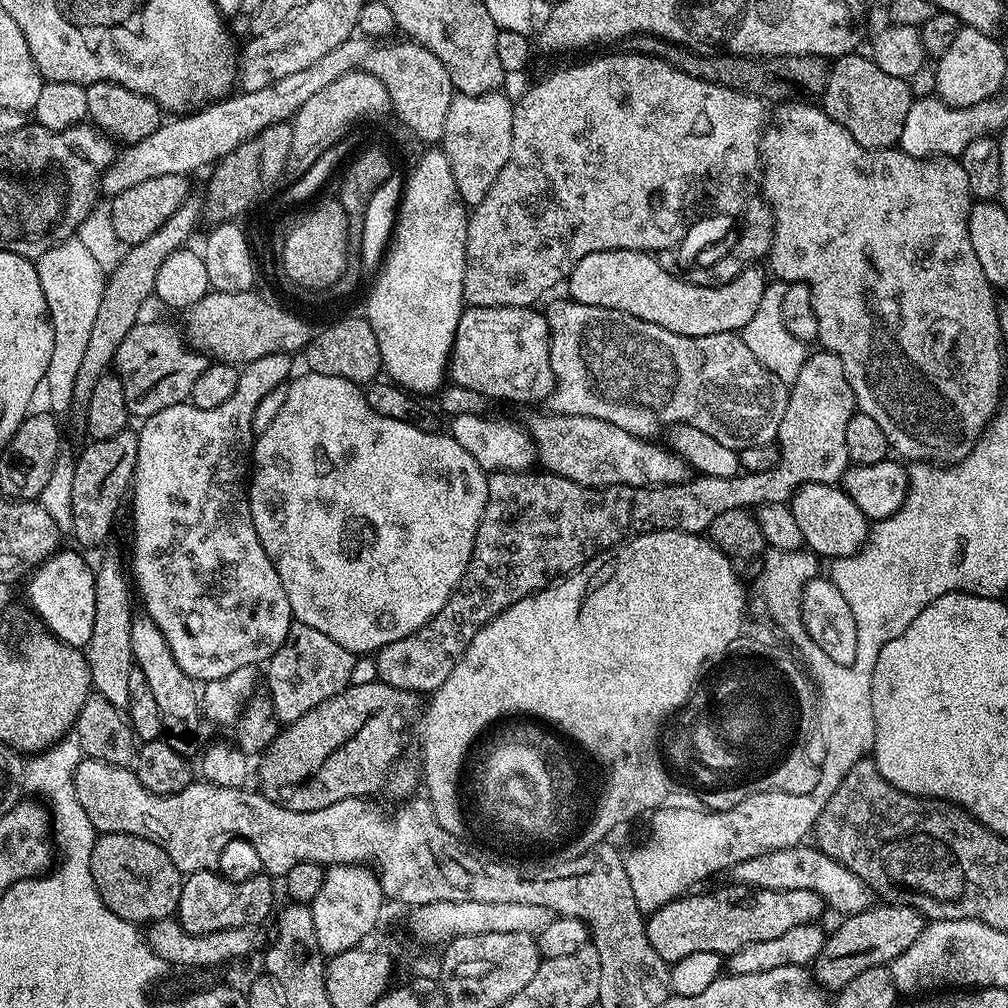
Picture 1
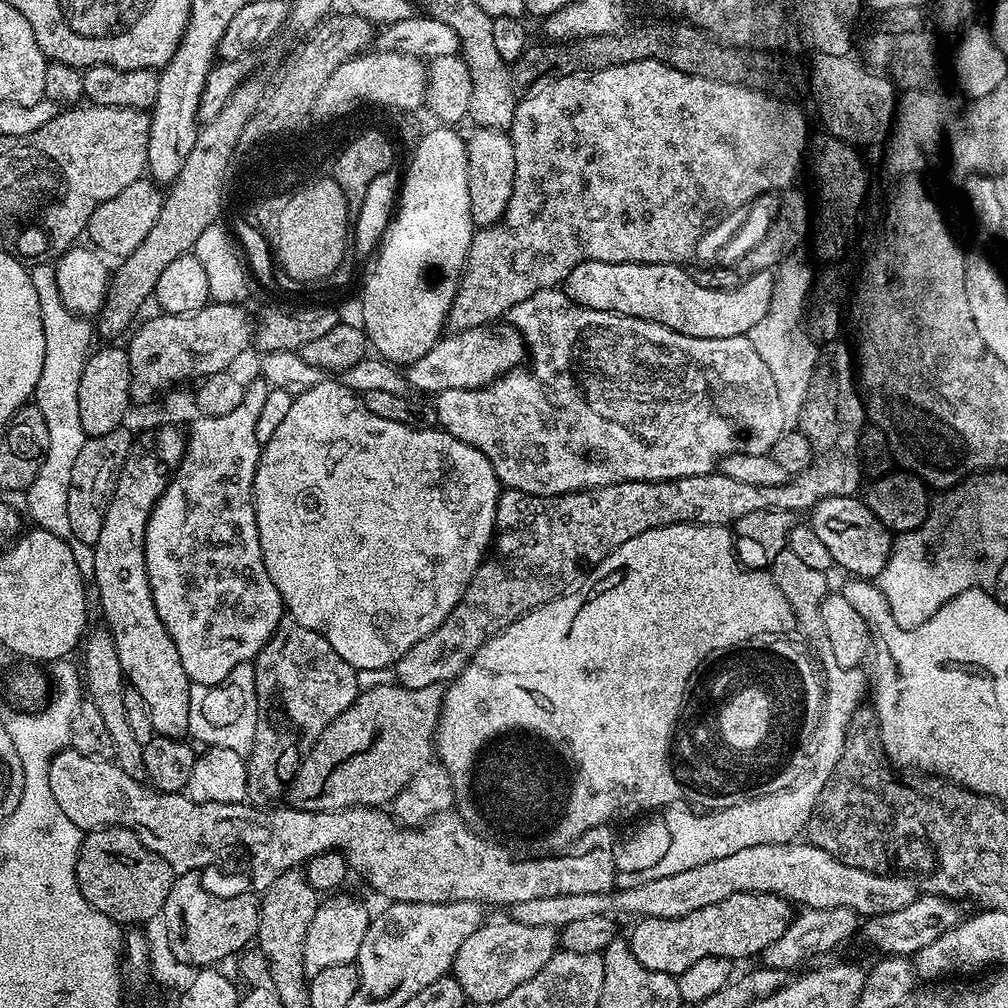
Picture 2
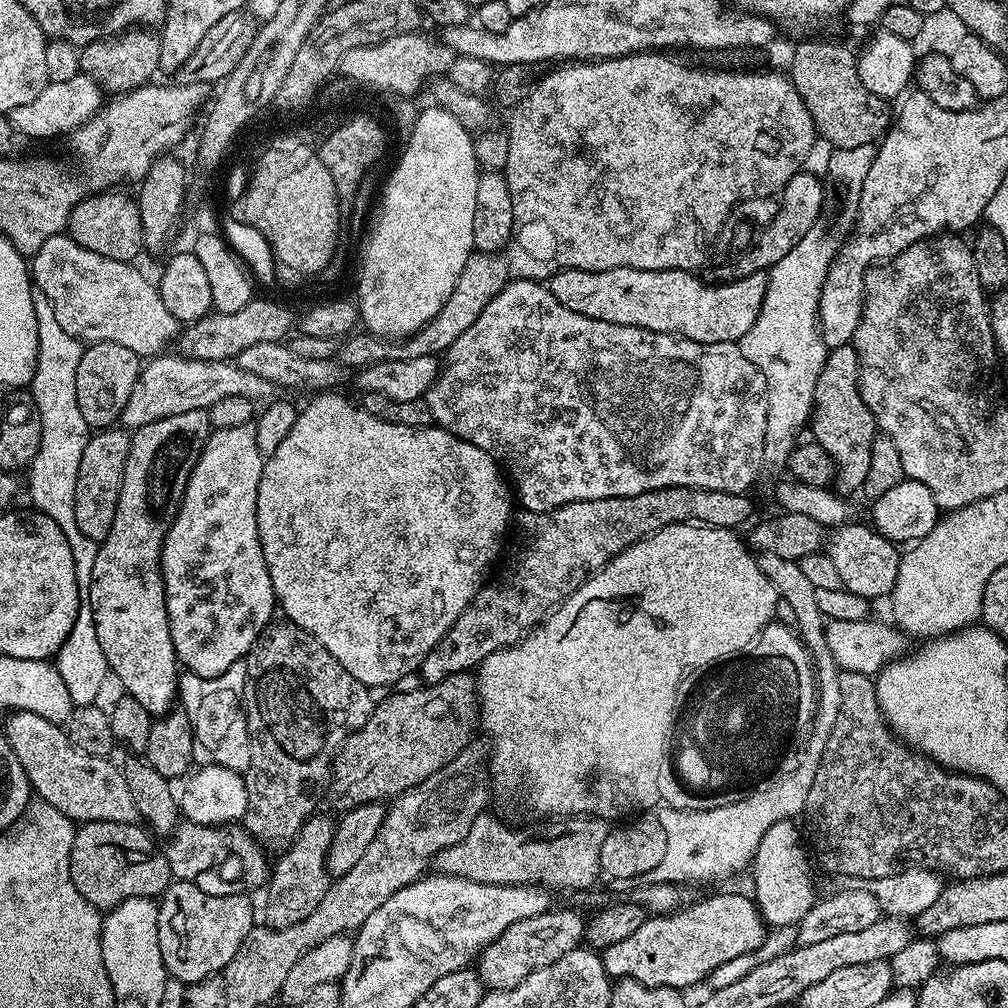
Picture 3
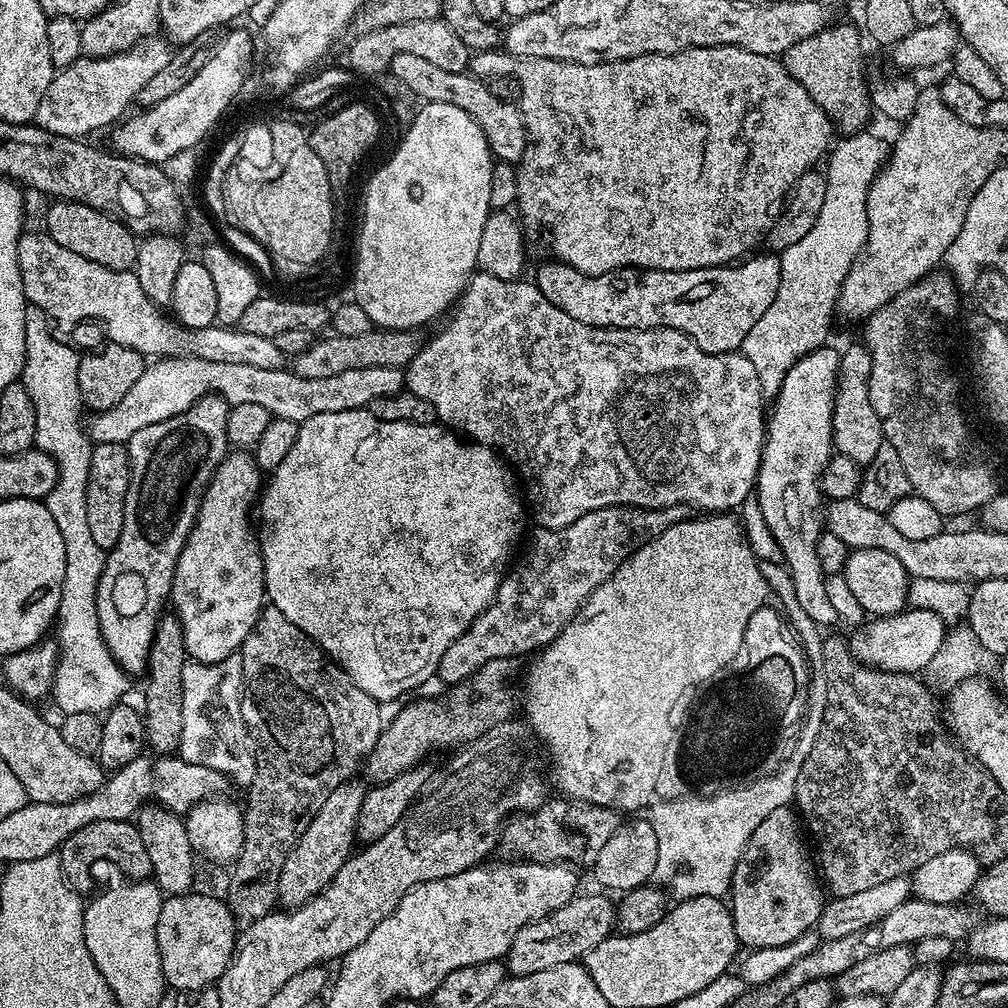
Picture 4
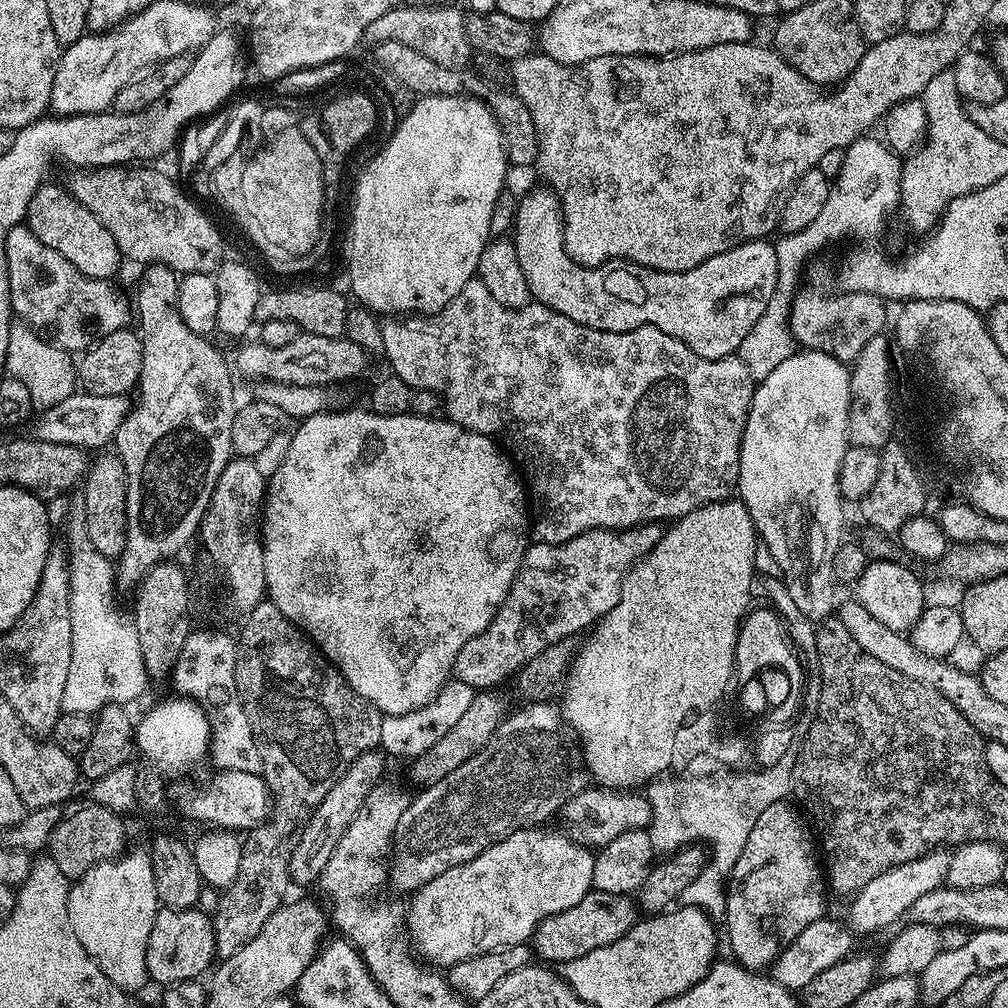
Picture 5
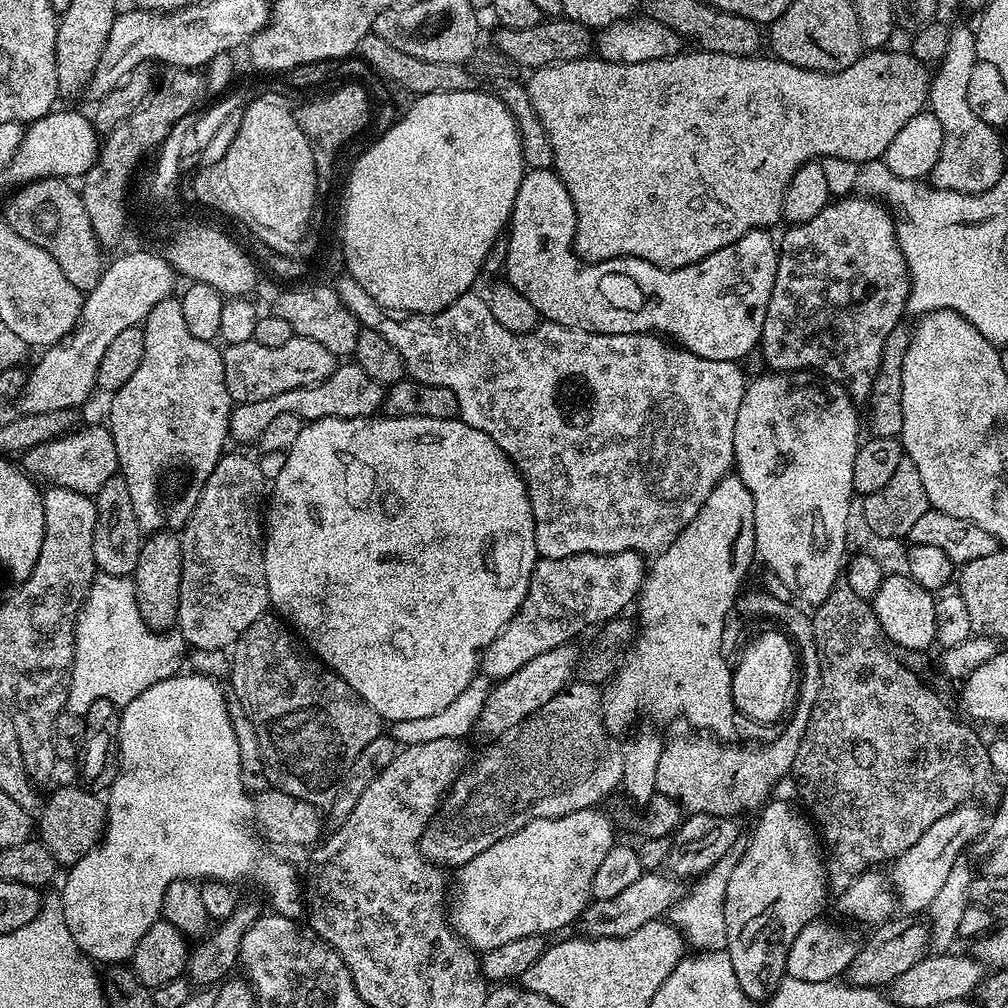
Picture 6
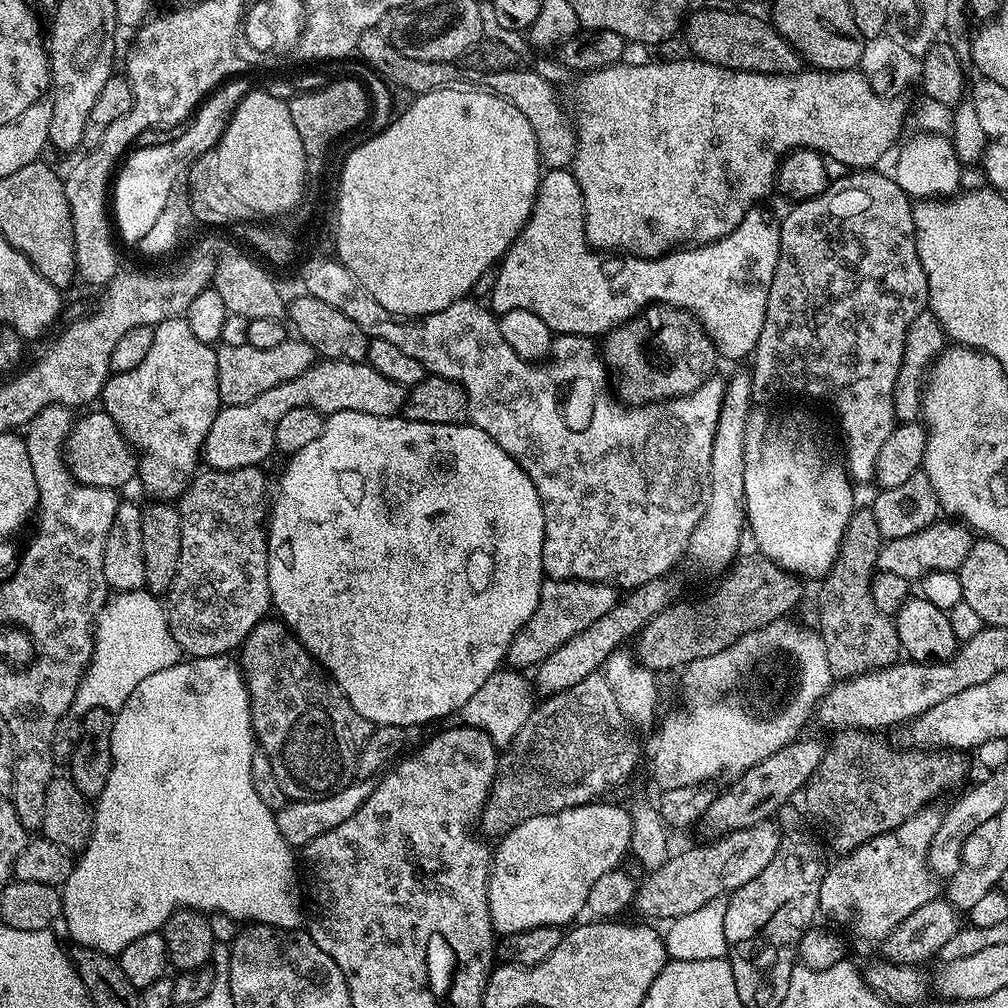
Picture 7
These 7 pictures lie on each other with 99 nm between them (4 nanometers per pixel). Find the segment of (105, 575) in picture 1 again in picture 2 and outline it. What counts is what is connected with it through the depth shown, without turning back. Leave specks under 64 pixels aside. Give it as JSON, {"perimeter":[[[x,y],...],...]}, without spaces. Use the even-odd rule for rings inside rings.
{"perimeter":[[[100,626],[97,632],[89,631],[87,633],[82,652],[83,648],[82,679],[86,685],[86,696],[94,706],[98,706],[102,719],[106,722],[106,730],[110,730],[110,738],[114,741],[114,762],[122,770],[126,770],[126,774],[130,774],[130,778],[141,782],[147,781],[144,744],[138,742],[138,738],[134,738],[126,719],[126,702],[124,701],[126,681],[122,662],[118,660],[118,646],[114,646],[114,638],[109,634],[107,627]]]}

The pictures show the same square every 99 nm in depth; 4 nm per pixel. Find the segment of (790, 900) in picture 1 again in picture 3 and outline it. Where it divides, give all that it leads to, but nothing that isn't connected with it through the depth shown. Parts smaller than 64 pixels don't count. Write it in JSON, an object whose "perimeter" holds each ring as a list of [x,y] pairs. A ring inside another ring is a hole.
{"perimeter":[[[724,892],[721,896],[708,896],[705,900],[697,899],[695,902],[683,907],[670,916],[649,915],[622,942],[603,949],[604,968],[612,978],[627,978],[642,982],[648,988],[678,988],[689,990],[695,984],[703,985],[708,975],[722,962],[730,962],[730,958],[738,958],[741,954],[759,953],[764,944],[764,931],[766,925],[756,908],[755,899],[739,896],[736,892]]]}

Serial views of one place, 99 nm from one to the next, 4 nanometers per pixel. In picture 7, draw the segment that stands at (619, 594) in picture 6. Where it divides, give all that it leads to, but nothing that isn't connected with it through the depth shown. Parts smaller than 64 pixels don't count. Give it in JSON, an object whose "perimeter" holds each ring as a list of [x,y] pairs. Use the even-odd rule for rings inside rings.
{"perimeter":[[[545,579],[540,586],[540,601],[534,614],[508,645],[507,663],[516,670],[538,666],[547,656],[554,654],[562,642],[570,642],[574,634],[582,634],[582,630],[586,630],[586,626],[591,626],[593,622],[598,622],[602,614],[610,614],[617,599],[617,589],[602,580]]]}

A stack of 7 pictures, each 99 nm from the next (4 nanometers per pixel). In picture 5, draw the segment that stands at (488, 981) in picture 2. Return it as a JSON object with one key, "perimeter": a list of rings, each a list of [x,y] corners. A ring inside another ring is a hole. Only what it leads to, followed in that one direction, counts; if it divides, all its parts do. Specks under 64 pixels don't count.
{"perimeter":[[[593,890],[585,894],[582,902],[570,906],[570,910],[562,910],[542,921],[532,935],[530,944],[535,955],[544,959],[541,961],[552,966],[562,966],[567,960],[582,958],[582,954],[598,950],[598,946],[610,946],[610,942],[618,942],[622,934],[635,929],[637,919],[638,904],[631,895],[606,894]]]}

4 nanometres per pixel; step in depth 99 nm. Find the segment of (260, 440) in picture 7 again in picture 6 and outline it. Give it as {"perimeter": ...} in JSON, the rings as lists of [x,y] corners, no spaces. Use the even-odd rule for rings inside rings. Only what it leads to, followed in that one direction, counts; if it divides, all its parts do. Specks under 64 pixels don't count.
{"perimeter":[[[344,362],[334,370],[334,374],[330,374],[330,378],[309,388],[295,388],[286,390],[286,394],[274,394],[274,398],[262,398],[249,404],[236,404],[232,409],[228,430],[233,441],[248,444],[251,440],[252,443],[259,441],[266,425],[283,412],[295,412],[305,422],[322,418],[376,416],[383,409],[385,391],[385,385],[374,382],[374,378],[366,374],[366,370],[362,370],[354,362]]]}

